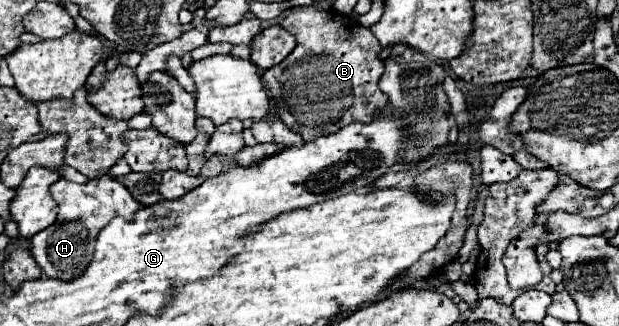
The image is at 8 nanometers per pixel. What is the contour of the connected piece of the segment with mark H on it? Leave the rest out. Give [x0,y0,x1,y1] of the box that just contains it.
[31,176,141,280]

